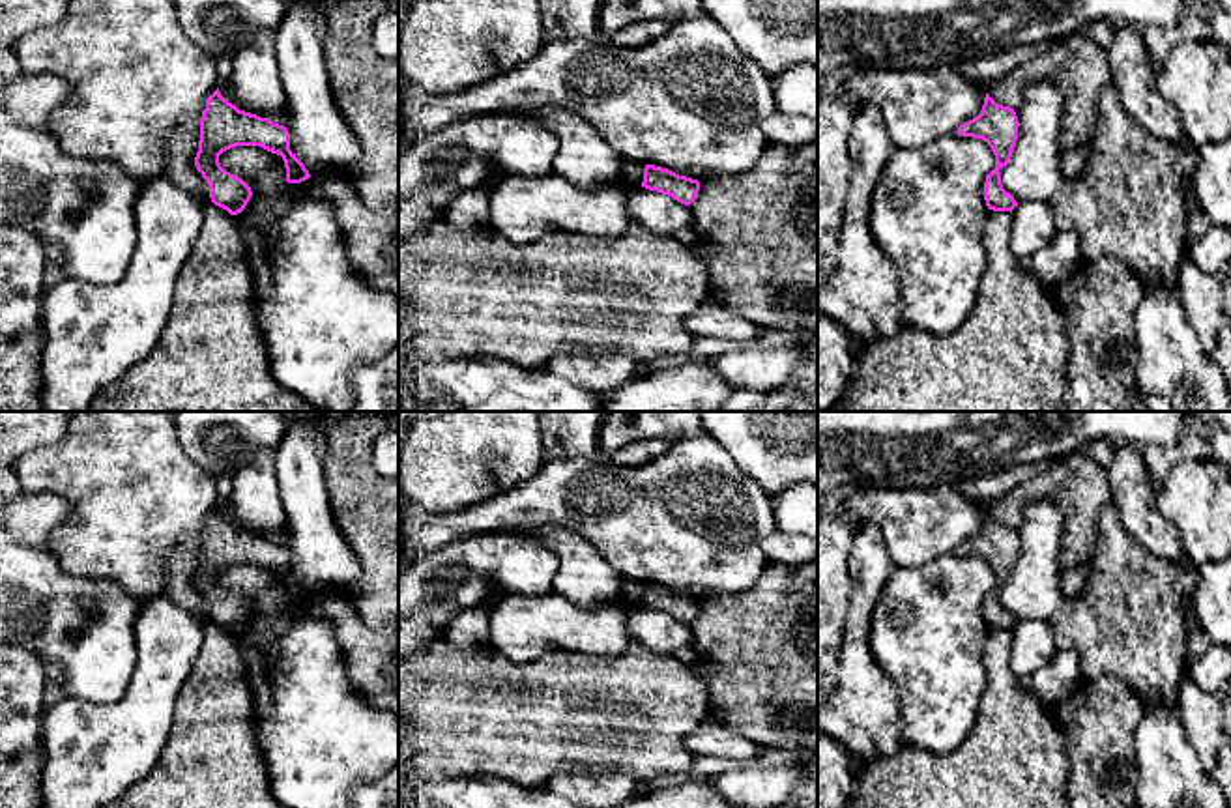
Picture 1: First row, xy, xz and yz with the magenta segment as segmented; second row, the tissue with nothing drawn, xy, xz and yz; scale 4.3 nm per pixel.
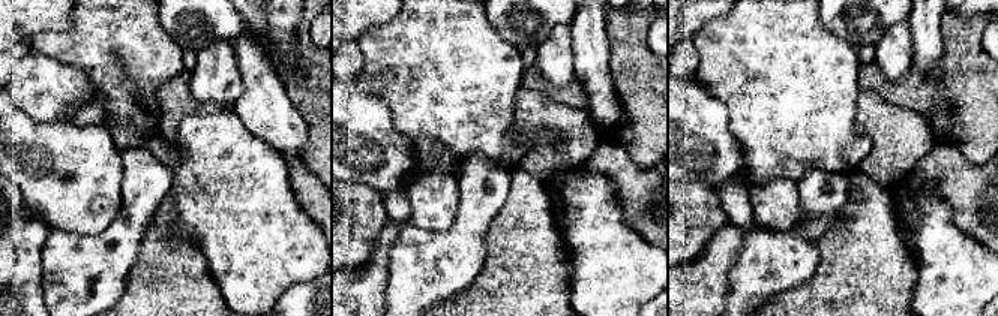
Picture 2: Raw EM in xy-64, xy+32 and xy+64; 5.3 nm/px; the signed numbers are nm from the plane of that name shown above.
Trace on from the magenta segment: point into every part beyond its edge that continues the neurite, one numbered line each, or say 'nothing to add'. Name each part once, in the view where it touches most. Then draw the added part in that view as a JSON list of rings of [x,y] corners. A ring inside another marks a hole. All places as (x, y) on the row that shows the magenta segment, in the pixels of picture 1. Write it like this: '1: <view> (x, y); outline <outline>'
nothing to add

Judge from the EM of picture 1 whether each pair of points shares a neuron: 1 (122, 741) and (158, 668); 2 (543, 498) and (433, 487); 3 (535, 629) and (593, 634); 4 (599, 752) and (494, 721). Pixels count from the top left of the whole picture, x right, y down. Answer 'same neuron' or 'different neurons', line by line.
1: same neuron
2: different neurons
3: same neuron
4: same neuron

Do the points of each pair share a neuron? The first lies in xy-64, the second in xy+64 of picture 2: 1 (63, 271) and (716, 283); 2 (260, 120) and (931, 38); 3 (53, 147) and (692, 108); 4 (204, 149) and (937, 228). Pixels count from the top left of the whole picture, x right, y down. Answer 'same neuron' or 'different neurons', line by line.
1: different neurons
2: same neuron
3: same neuron
4: same neuron

